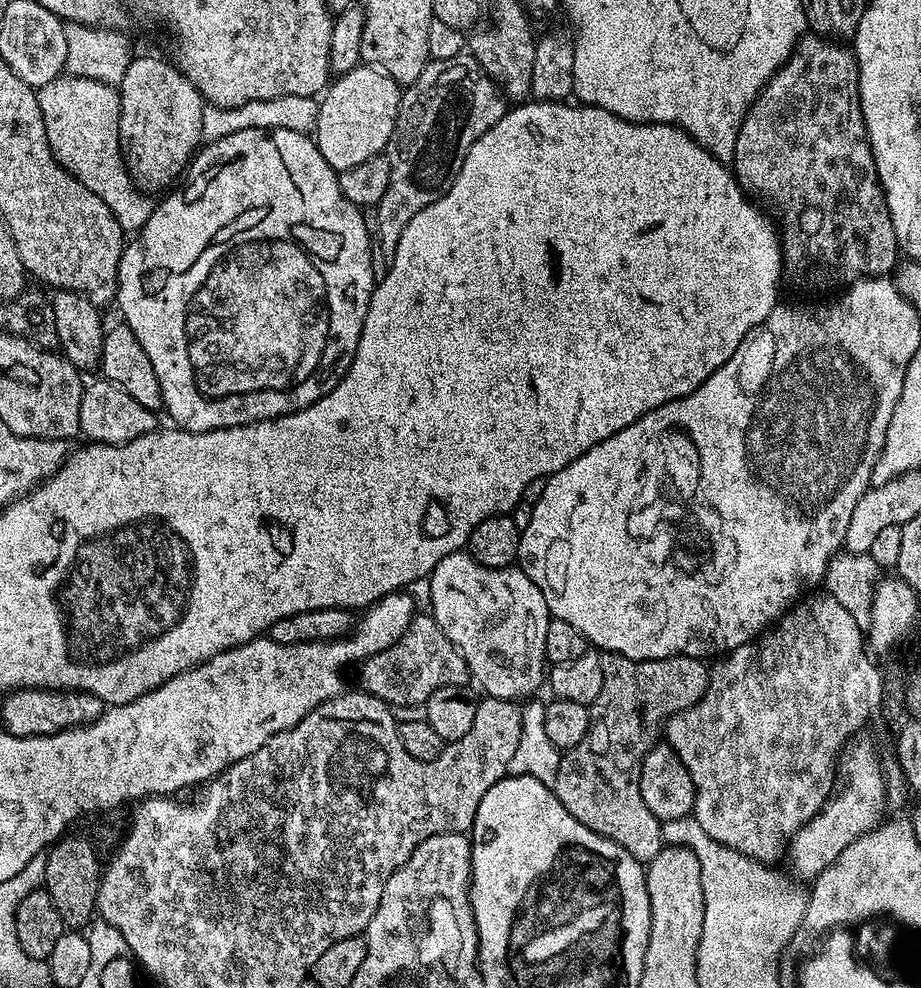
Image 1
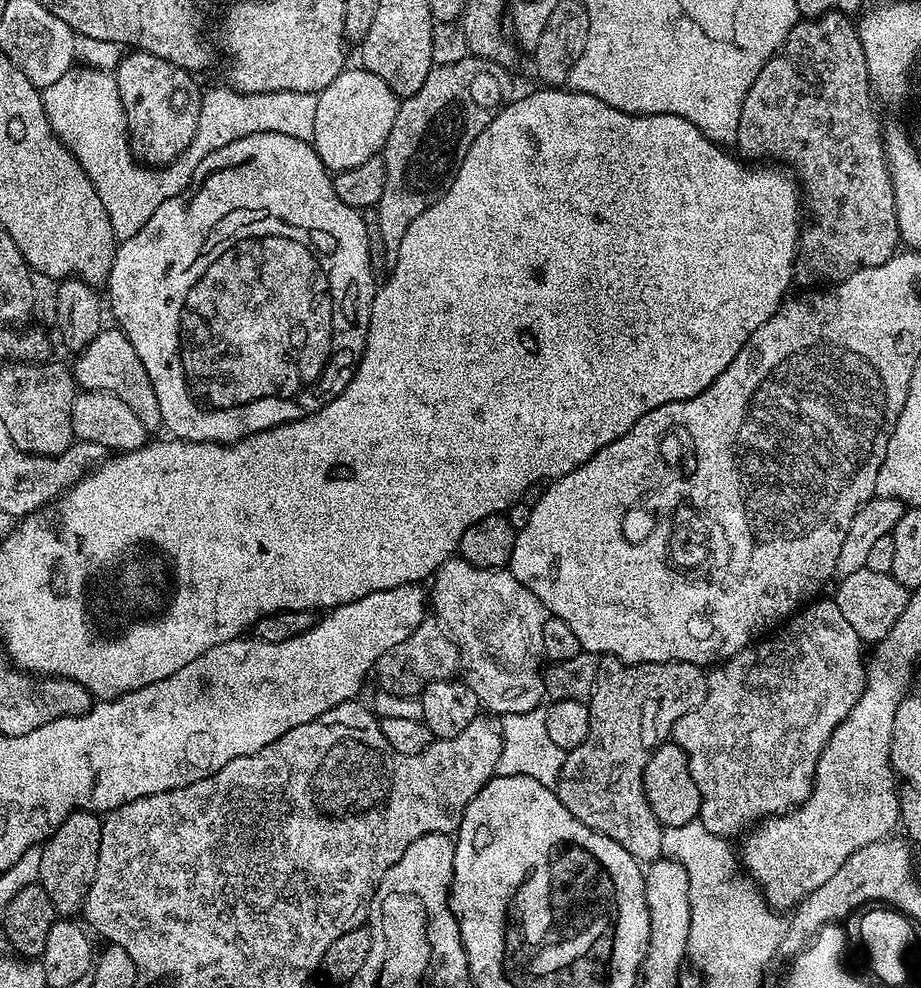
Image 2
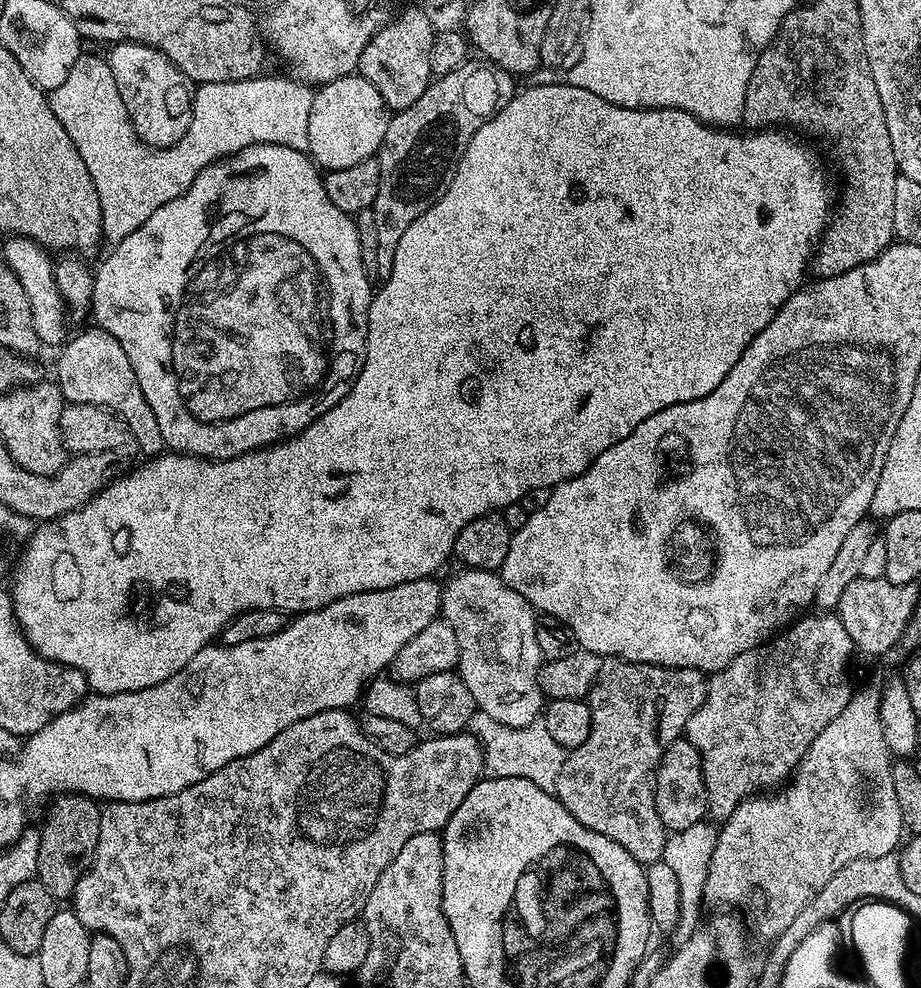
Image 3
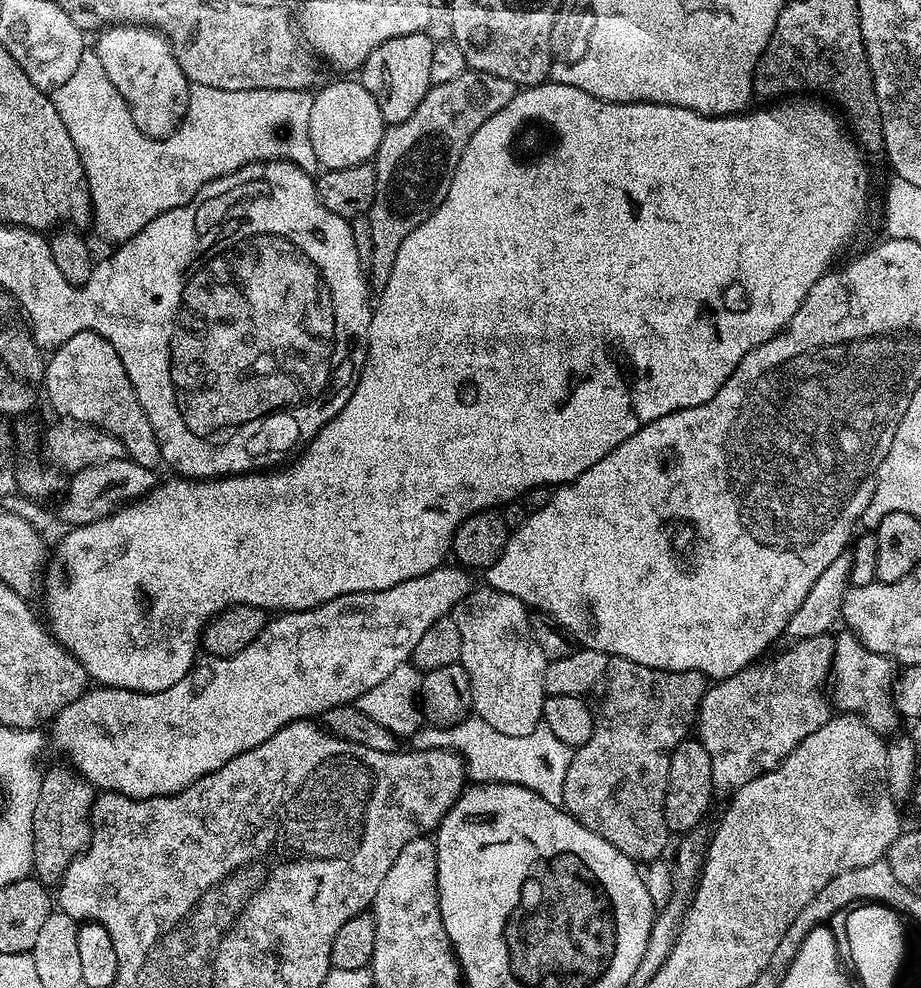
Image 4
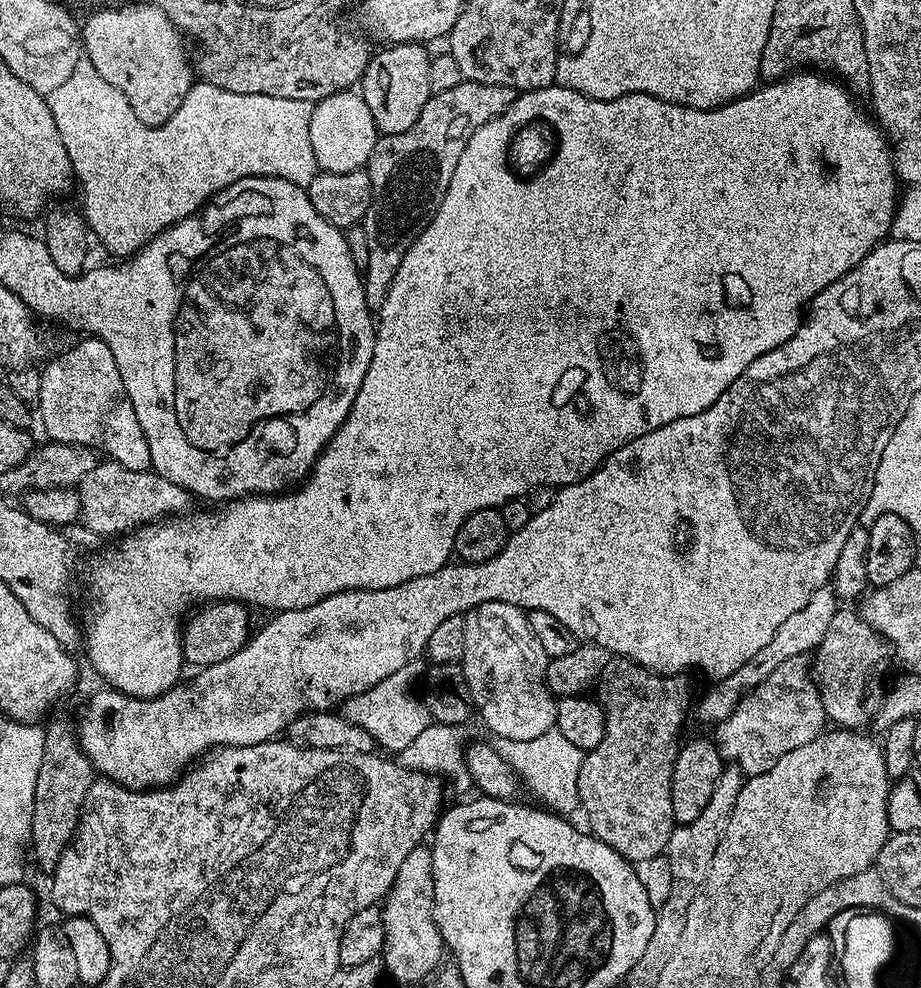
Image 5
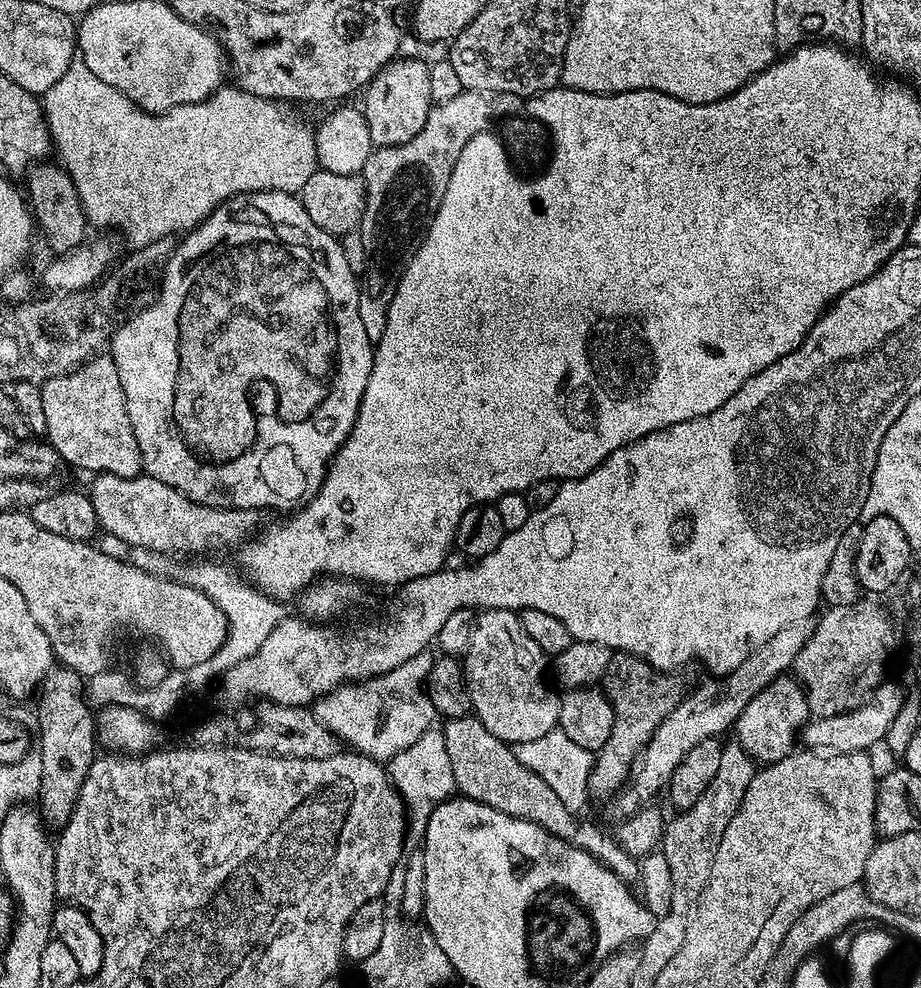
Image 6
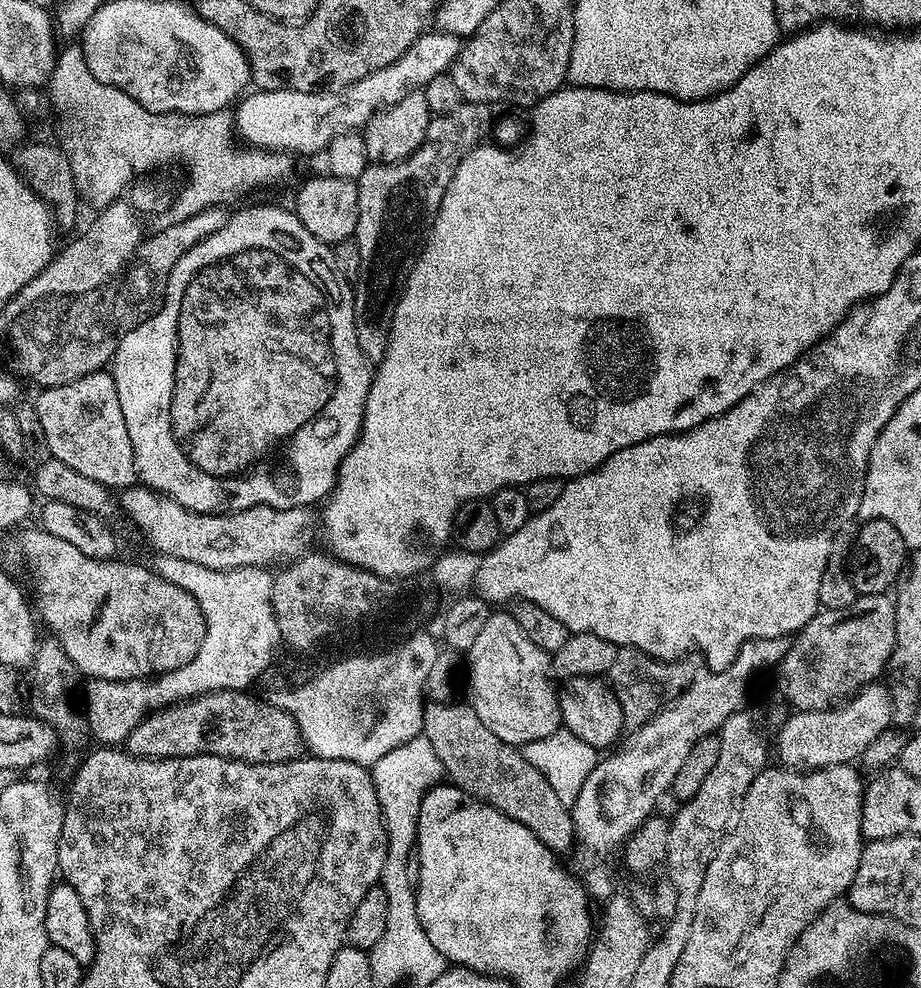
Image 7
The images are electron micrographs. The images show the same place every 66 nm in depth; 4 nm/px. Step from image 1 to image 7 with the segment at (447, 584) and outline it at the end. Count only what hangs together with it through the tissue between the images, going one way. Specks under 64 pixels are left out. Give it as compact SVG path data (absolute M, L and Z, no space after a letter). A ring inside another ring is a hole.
M496 610L491 613L486 627L478 634L474 646L466 654L466 688L468 684L467 703L482 720L482 725L492 730L503 742L523 746L538 738L546 738L561 728L560 698L557 685L550 675L552 662L549 653L543 652L514 622L511 611Z

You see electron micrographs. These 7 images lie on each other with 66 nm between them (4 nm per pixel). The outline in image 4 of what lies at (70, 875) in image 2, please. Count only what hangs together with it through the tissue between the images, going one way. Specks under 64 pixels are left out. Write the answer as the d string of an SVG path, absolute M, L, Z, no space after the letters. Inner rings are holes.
M52 768L43 773L38 790L38 806L34 806L34 862L35 879L45 886L59 885L70 862L88 849L92 840L92 807L97 789L75 768Z

